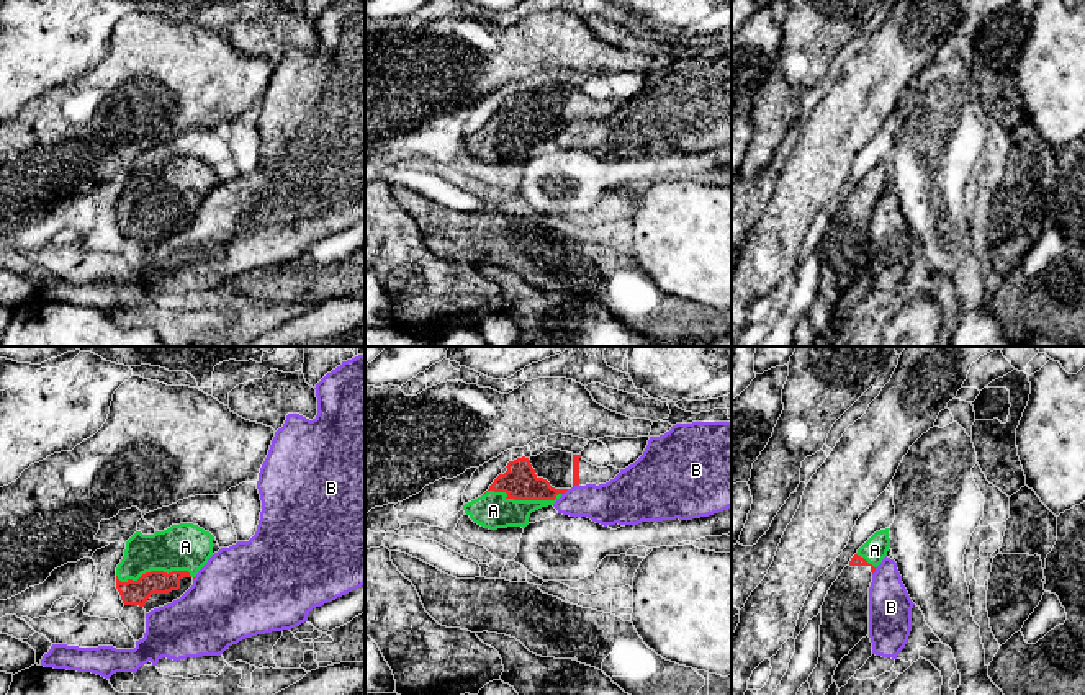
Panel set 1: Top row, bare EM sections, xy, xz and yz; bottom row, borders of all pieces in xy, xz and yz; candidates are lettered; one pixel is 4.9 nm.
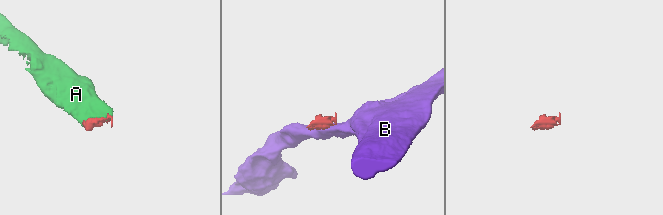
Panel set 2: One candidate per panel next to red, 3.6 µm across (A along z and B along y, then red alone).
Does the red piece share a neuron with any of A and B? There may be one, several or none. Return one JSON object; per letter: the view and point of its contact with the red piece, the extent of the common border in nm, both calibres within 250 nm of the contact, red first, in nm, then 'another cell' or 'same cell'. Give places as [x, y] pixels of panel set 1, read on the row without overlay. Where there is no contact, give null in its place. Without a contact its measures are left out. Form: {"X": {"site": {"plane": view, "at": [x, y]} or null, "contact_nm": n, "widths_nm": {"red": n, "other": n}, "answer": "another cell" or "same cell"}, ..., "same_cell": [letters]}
{"A": {"site": {"plane": "xz", "at": [521, 133]}, "contact_nm": 380, "widths_nm": {"red": 170, "other": 180}, "answer": "same cell"}, "B": {"site": {"plane": "xz", "at": [565, 125]}, "contact_nm": 50, "widths_nm": {"red": 170, "other": 200}, "answer": "another cell"}, "same_cell": ["A"]}

